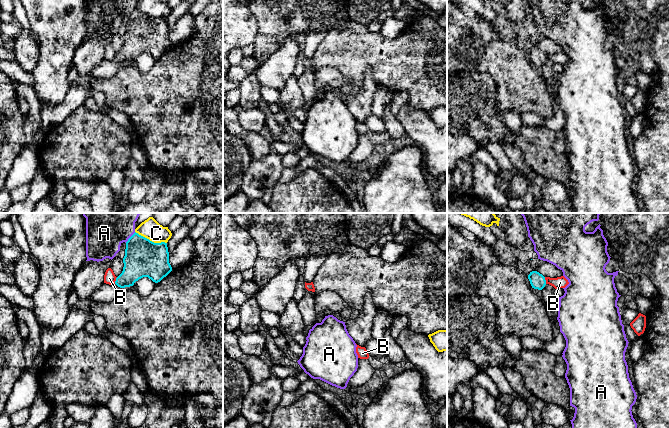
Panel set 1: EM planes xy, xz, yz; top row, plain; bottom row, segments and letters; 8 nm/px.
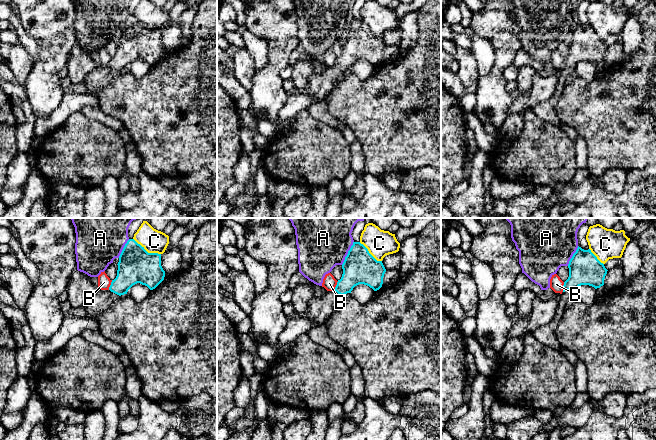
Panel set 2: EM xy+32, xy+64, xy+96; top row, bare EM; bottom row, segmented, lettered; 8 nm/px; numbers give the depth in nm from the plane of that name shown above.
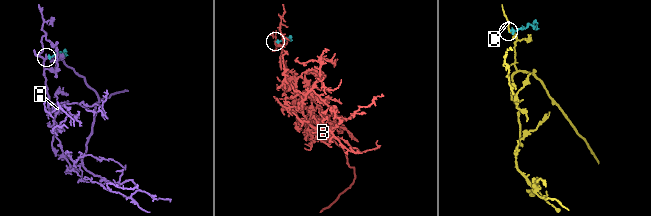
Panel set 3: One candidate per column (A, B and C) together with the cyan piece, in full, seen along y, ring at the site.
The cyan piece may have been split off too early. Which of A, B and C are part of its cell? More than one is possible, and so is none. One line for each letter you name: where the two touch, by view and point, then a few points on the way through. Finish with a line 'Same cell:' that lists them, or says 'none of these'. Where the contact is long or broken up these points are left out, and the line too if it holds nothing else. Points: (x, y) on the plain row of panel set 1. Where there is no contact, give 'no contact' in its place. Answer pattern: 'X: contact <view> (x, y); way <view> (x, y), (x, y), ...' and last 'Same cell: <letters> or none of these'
Same cell: none of these

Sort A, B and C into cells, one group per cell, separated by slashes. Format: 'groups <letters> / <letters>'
groups A / B / C

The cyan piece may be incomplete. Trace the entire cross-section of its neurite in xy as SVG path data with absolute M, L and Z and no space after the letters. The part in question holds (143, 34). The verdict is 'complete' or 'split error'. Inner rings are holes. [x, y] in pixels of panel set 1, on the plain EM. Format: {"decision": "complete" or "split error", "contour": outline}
{"decision": "split error", "contour": "M136 8L126 18L123 39L123 47L115 59L103 59L91 71L92 77L112 78L123 64L133 62L139 55L148 53L158 59L172 47L167 19L154 19Z"}

